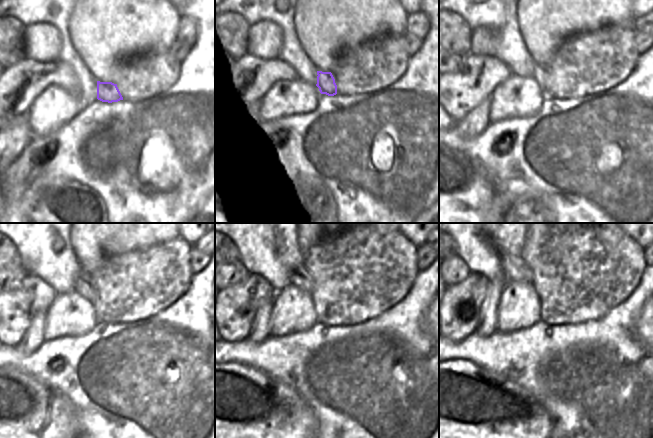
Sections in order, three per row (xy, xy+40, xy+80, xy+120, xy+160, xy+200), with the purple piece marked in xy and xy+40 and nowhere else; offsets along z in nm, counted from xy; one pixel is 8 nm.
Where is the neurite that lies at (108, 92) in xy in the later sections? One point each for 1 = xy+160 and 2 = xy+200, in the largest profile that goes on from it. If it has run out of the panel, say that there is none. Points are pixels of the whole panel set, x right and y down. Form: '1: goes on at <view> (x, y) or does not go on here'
1: goes on at xy+160 (300, 277)
2: goes on at xy+200 (514, 268)

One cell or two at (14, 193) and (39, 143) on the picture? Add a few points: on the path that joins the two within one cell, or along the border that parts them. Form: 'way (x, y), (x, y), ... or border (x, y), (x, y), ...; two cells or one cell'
way (14, 181), (33, 155); one cell

